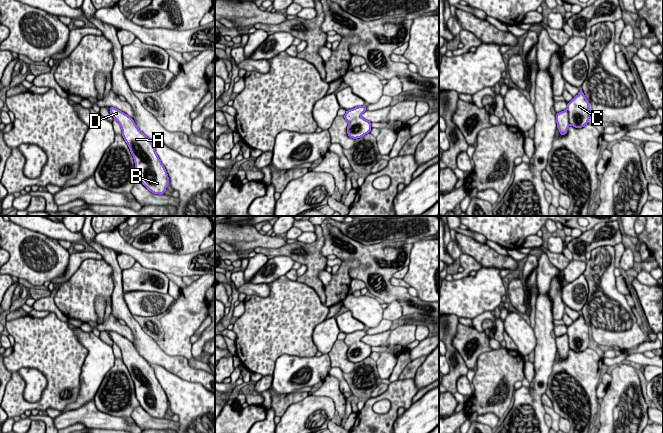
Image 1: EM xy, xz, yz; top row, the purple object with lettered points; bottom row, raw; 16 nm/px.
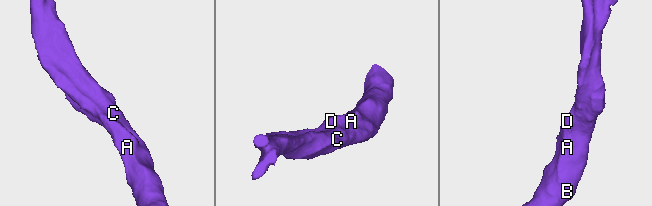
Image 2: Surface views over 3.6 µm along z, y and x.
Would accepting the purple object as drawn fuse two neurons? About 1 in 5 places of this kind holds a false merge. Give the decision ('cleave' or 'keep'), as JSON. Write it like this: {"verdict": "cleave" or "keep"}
{"verdict": "keep"}

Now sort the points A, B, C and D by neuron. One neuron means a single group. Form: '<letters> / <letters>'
A B C D

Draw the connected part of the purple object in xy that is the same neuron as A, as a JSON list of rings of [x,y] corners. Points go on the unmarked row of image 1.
[[[110,331],[109,335],[121,350],[122,360],[134,382],[140,406],[152,417],[164,418],[169,409],[168,398],[150,363],[138,353],[134,344],[127,338],[114,331]]]

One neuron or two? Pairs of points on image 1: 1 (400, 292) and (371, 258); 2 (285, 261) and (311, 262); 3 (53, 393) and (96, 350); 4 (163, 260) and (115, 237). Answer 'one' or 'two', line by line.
1: one
2: two
3: two
4: one

